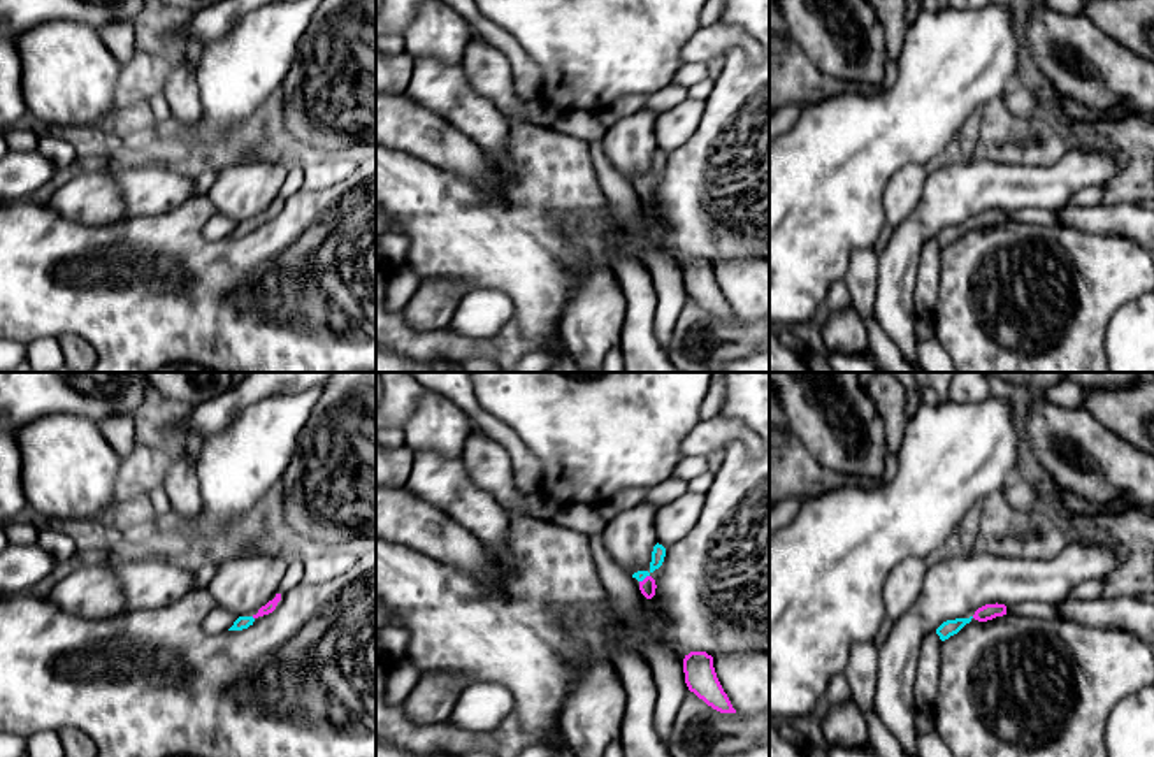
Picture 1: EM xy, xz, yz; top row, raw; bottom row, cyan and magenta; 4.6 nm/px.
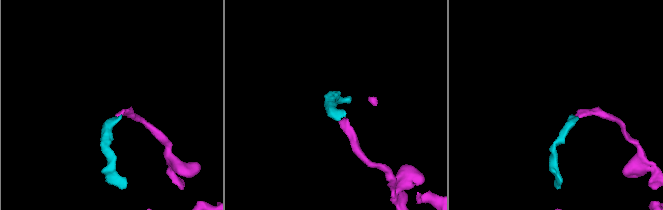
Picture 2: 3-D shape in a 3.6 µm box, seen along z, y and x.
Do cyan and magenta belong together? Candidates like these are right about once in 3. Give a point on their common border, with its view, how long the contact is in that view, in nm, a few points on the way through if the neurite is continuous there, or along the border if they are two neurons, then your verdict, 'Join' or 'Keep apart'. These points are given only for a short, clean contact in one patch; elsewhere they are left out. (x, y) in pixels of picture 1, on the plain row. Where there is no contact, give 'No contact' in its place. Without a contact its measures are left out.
Touches cyan at xz (643, 185). Shared border 60 nm. Path across: xz (659, 158), (657, 167), (643, 185), (647, 194). Join

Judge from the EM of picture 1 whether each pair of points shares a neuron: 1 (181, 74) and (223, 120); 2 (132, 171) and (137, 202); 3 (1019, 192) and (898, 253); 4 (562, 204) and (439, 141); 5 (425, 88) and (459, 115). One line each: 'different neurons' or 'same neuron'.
1: different neurons
2: same neuron
3: same neuron
4: different neurons
5: same neuron

